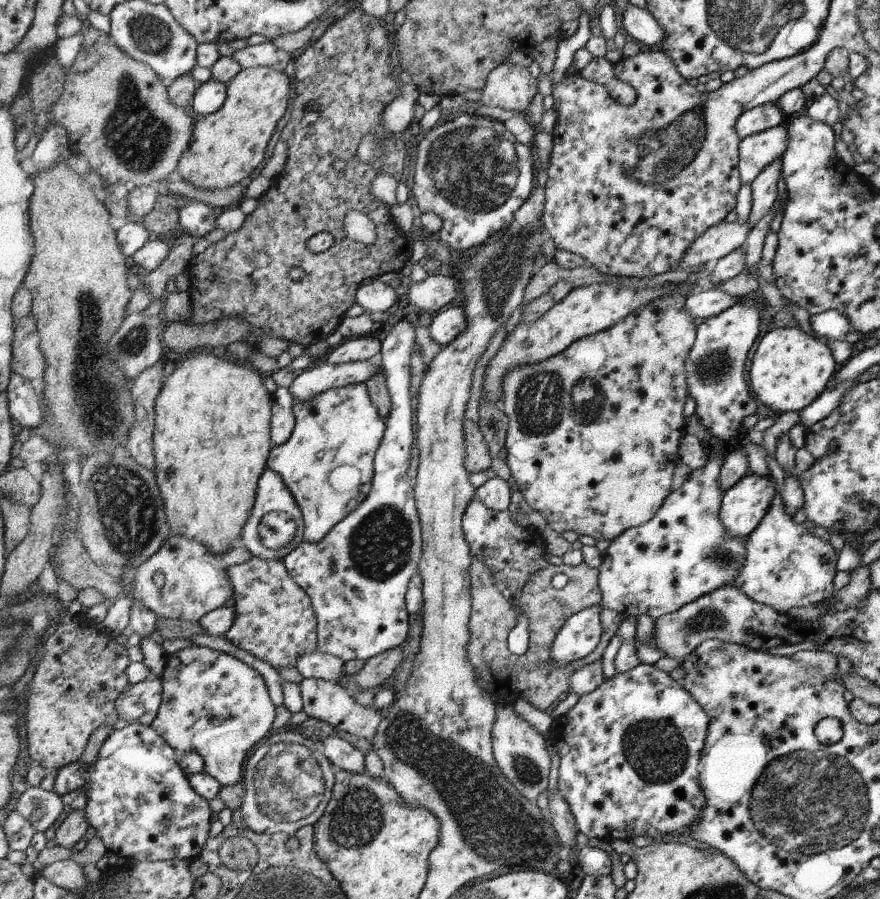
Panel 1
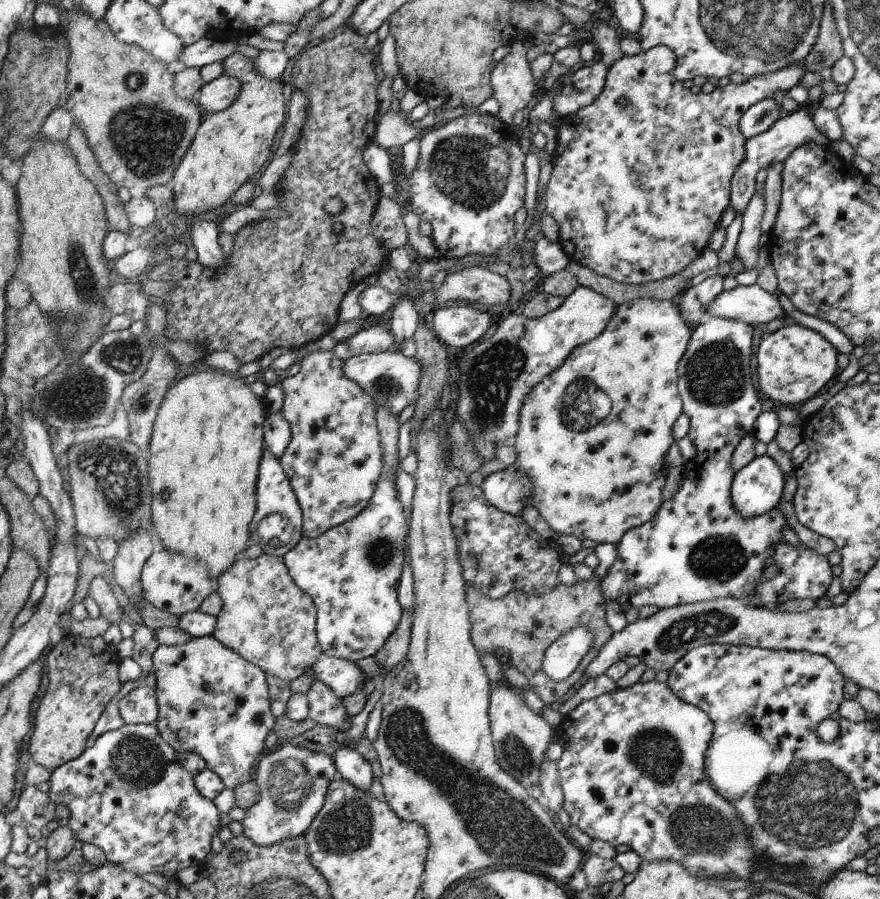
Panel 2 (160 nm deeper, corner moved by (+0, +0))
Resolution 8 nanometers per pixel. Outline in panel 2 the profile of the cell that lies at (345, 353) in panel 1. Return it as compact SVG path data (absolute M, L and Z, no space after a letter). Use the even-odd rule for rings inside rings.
M373 325L350 337L347 343L351 350L351 356L354 356L362 353L388 351L394 348L395 338L391 331L384 328L384 326Z

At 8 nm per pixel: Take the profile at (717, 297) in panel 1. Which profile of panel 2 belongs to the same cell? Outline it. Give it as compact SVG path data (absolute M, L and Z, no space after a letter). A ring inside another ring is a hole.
M756 283L723 290L711 302L706 315L744 321L753 326L766 324L774 318L787 318L778 296Z

